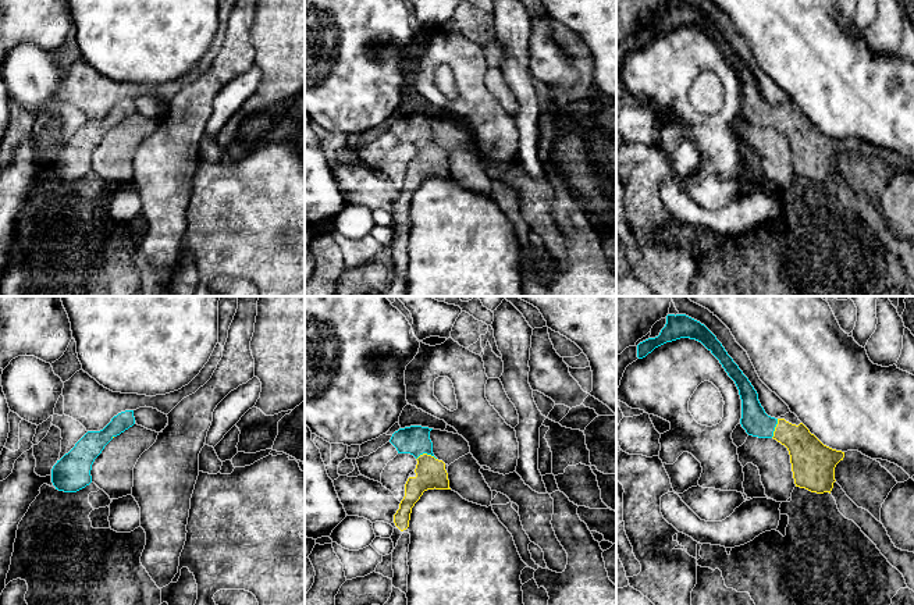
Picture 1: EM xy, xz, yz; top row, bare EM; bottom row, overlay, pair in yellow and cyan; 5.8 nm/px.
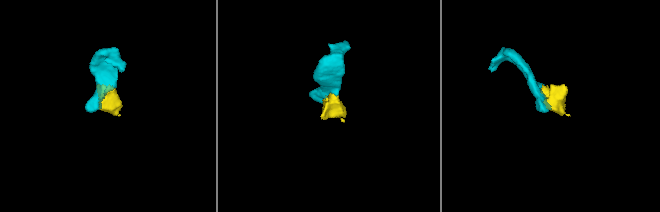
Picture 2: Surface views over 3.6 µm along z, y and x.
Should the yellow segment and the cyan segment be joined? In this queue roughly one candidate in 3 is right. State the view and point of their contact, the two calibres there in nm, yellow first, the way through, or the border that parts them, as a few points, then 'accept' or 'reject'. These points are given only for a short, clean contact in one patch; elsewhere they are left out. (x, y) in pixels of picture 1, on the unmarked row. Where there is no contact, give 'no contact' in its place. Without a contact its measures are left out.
meets yellow in xz at (426, 142); 180 nm thick on the yellow side, 170 nm on the other; accept

